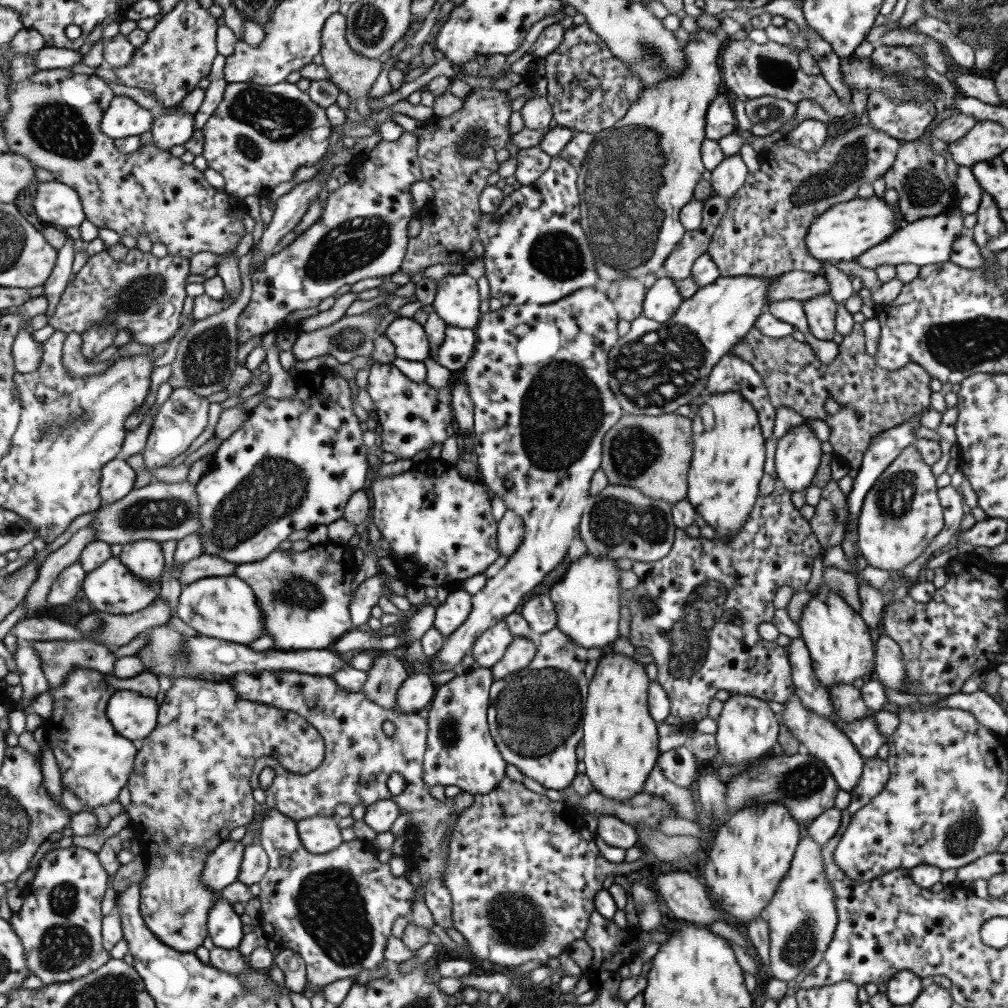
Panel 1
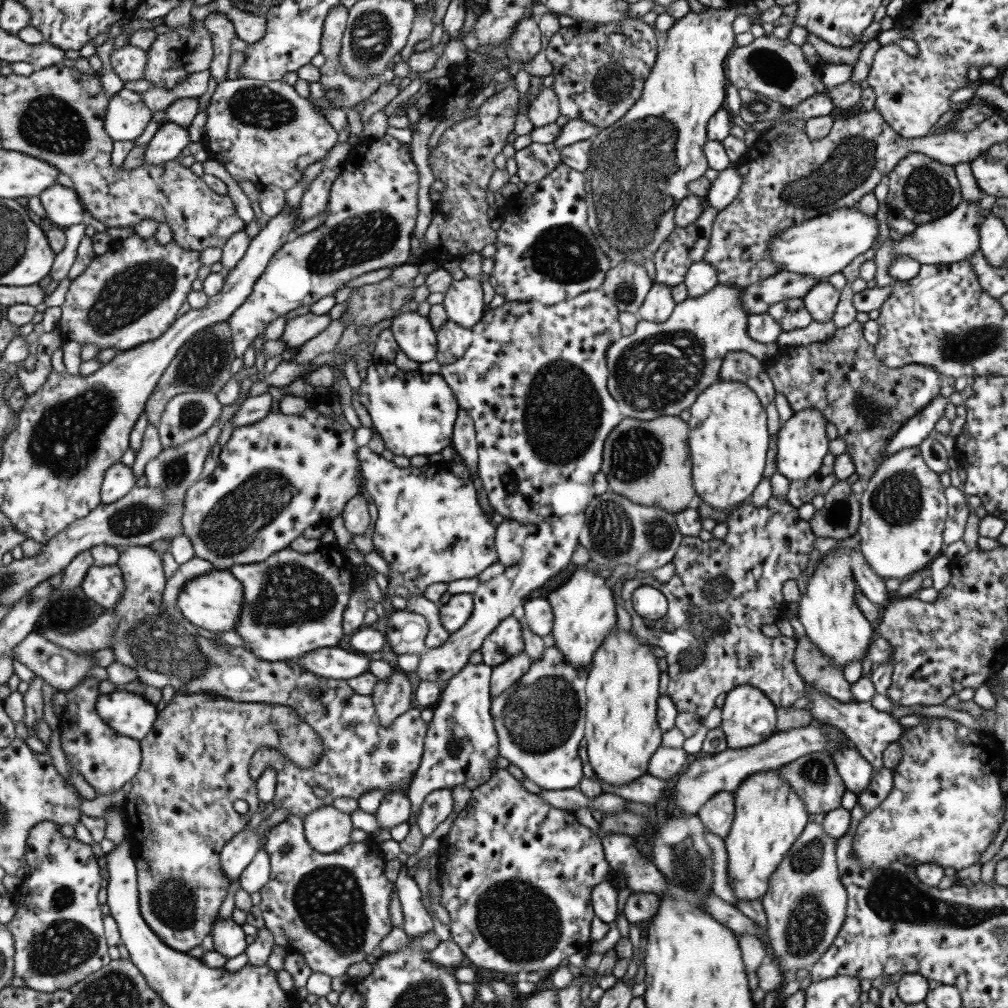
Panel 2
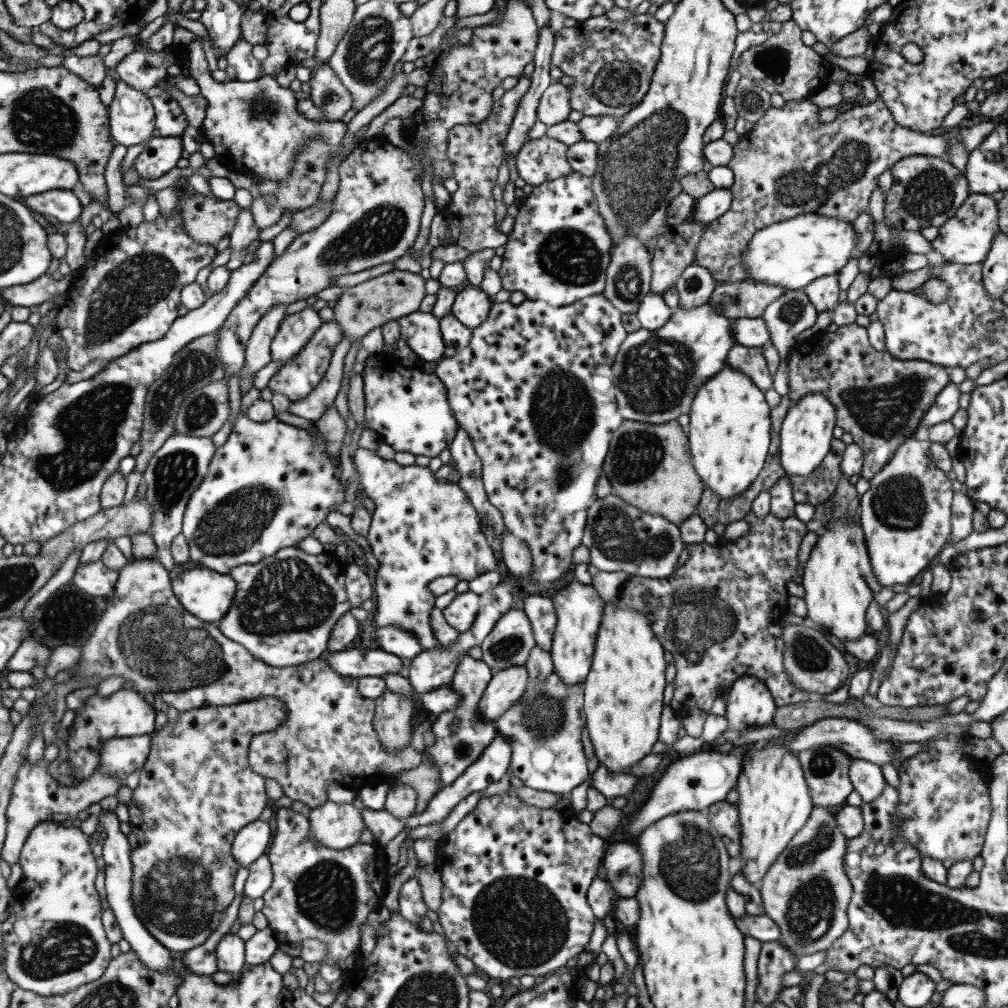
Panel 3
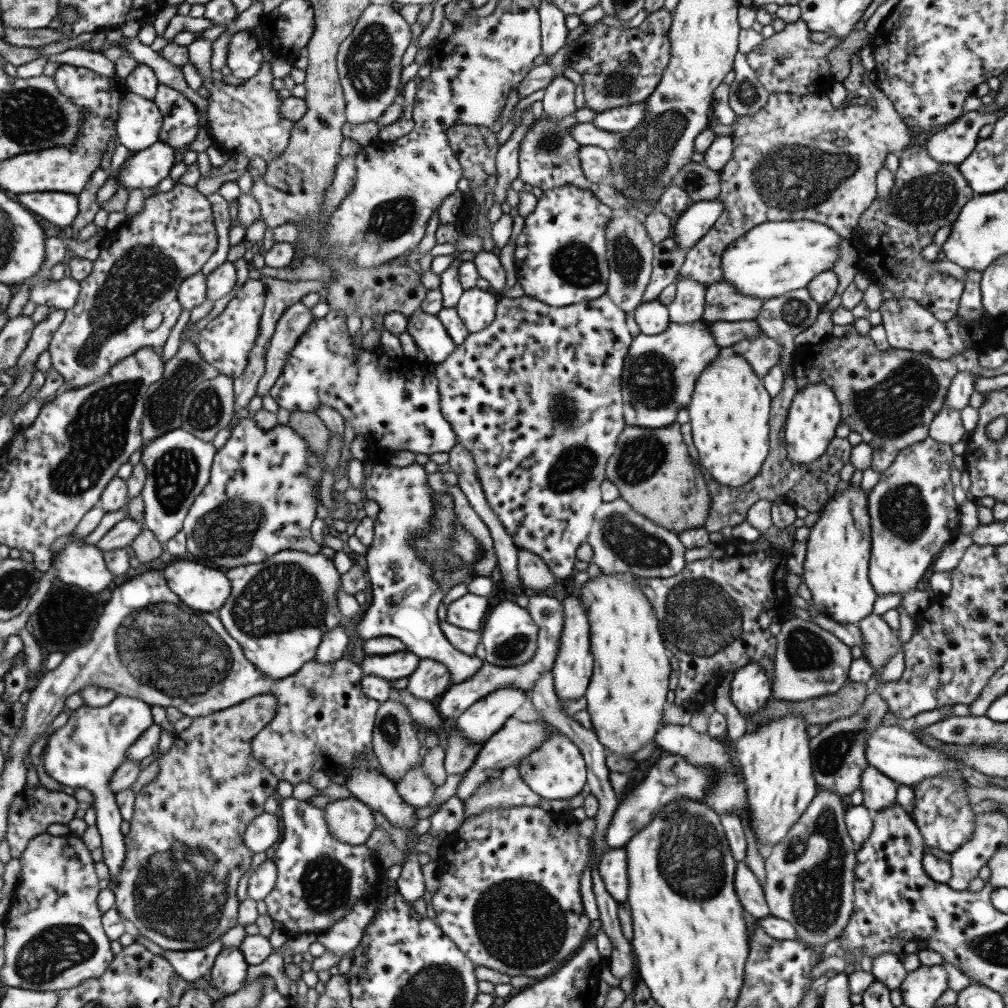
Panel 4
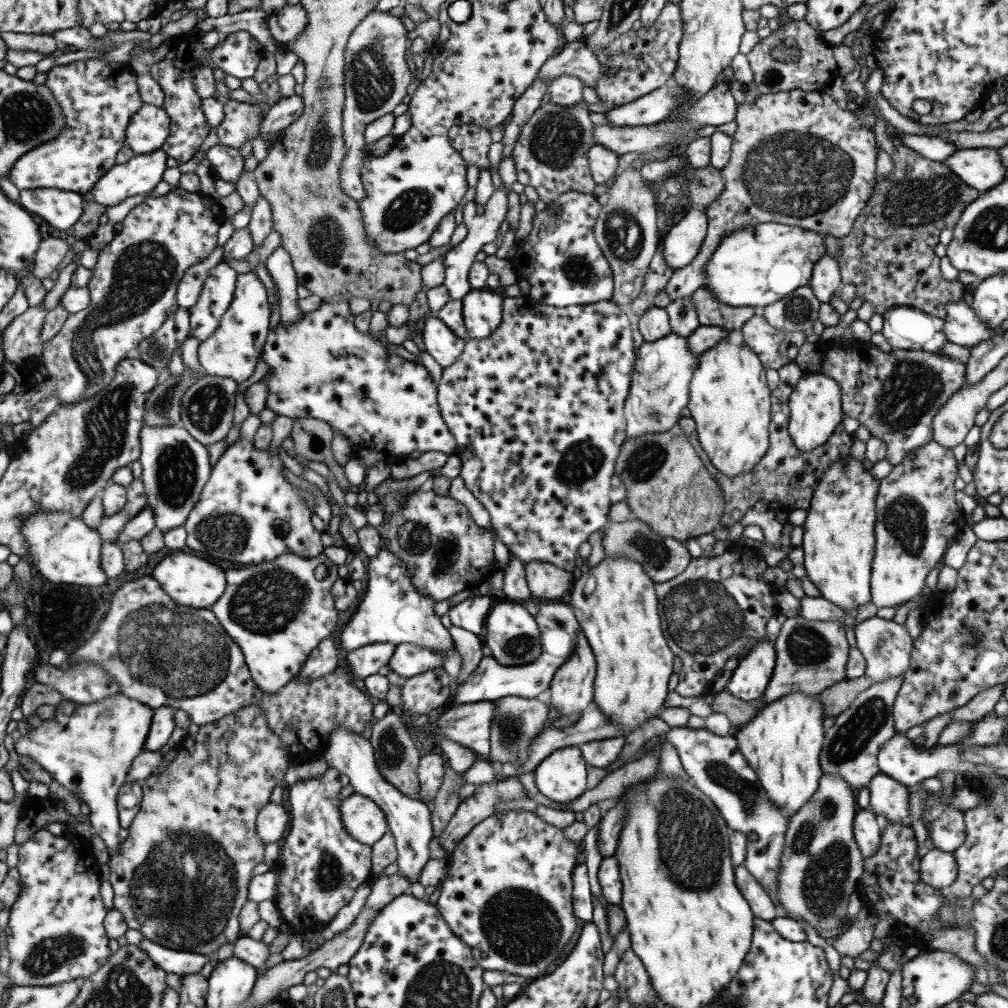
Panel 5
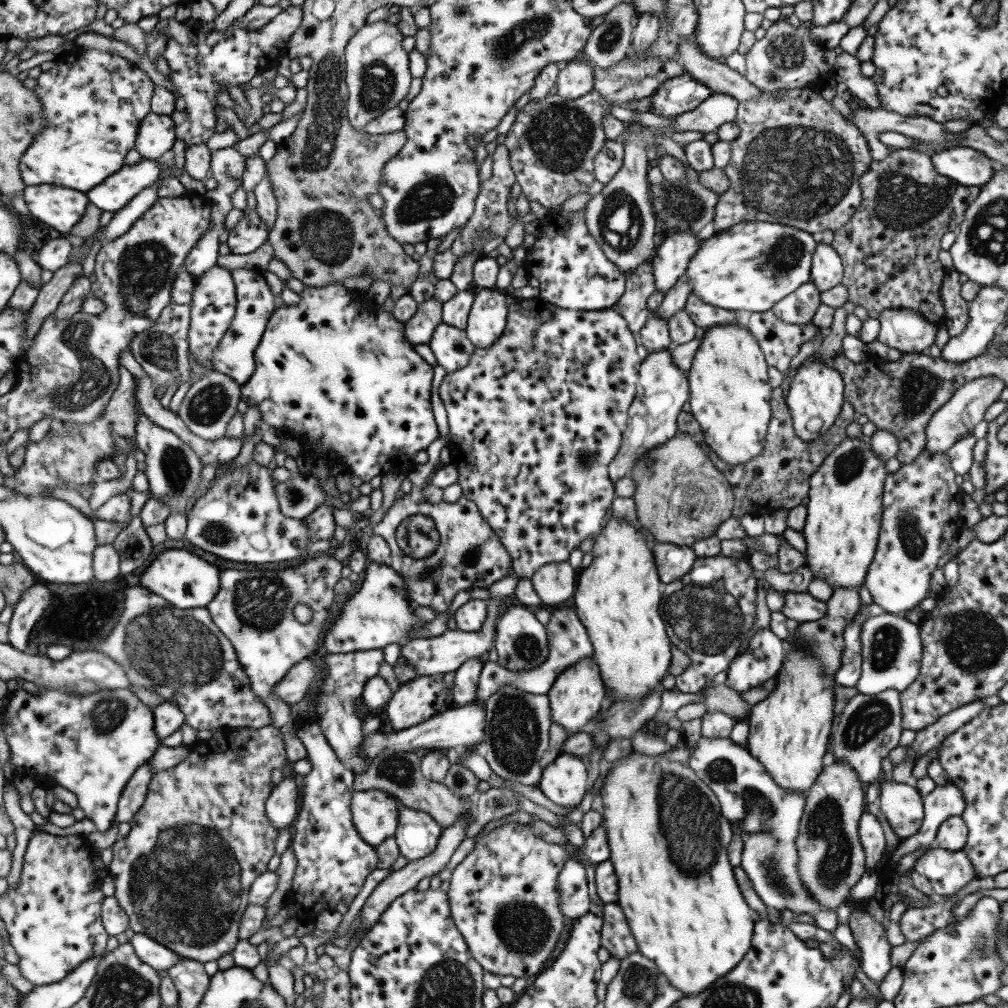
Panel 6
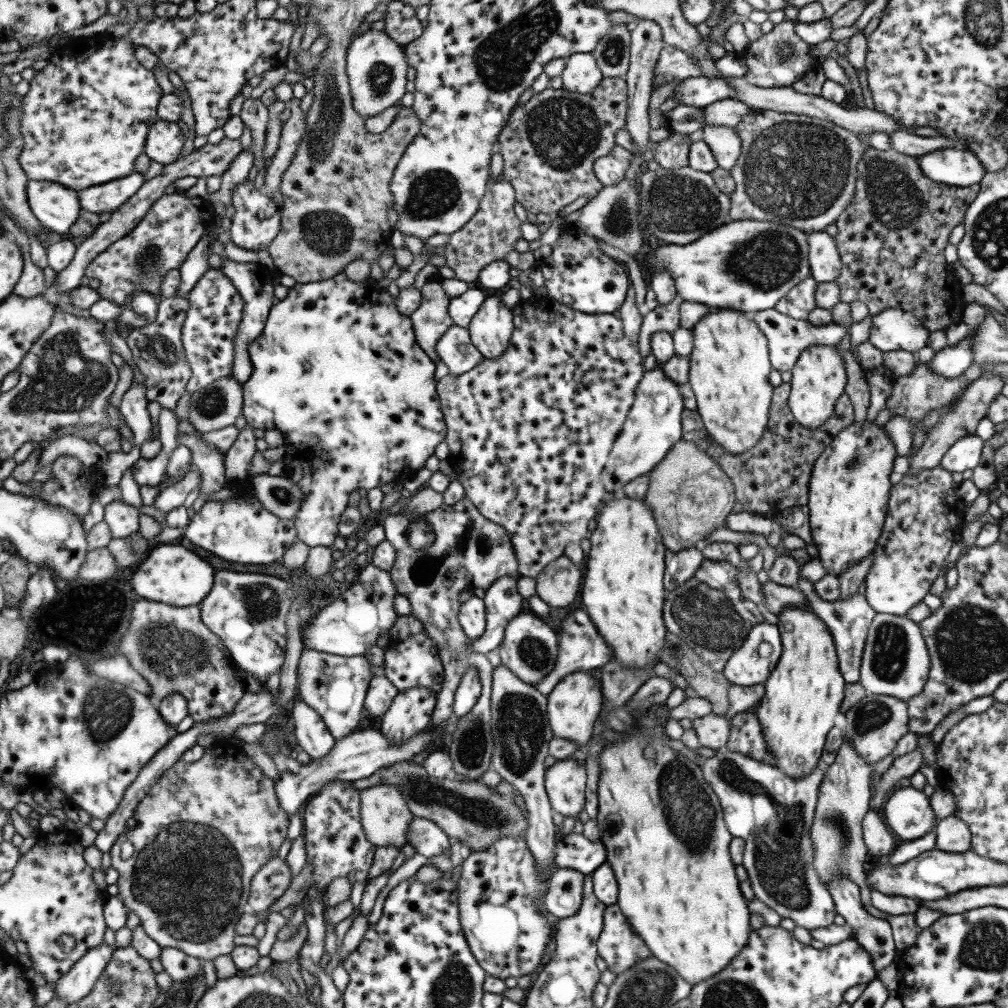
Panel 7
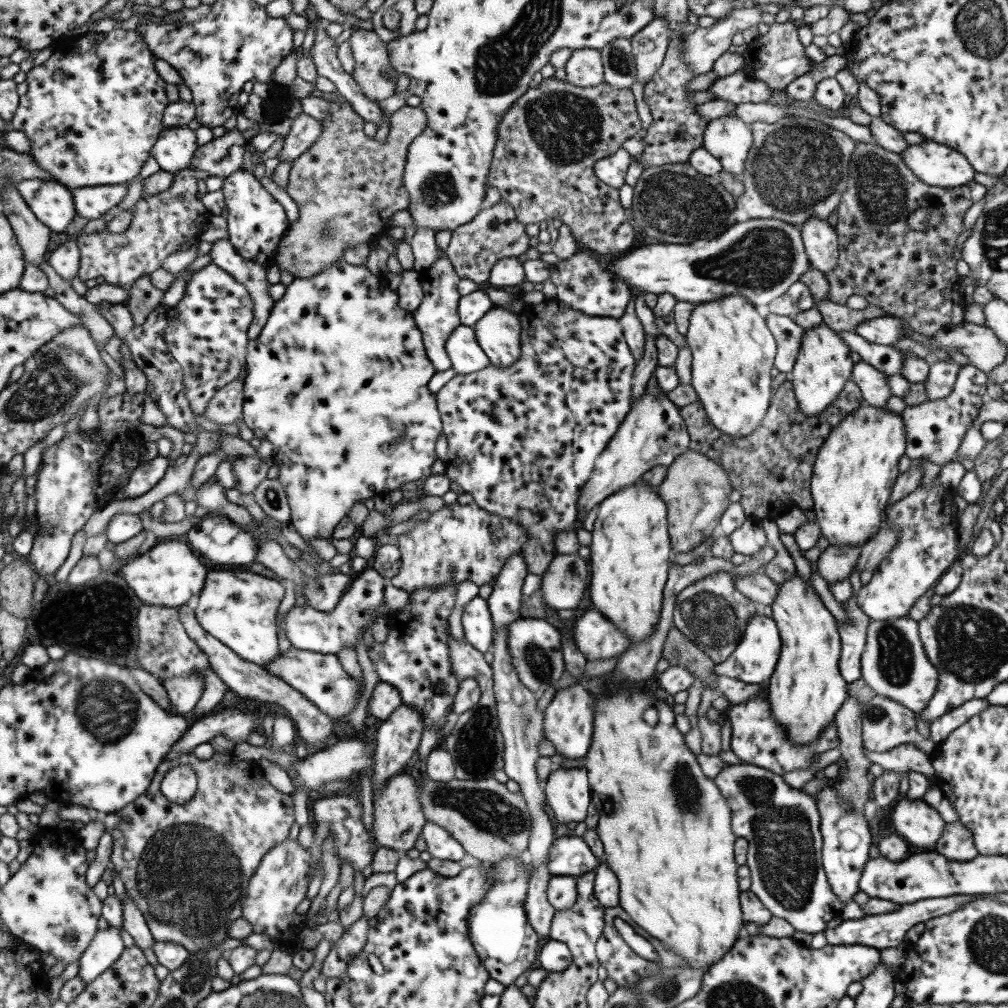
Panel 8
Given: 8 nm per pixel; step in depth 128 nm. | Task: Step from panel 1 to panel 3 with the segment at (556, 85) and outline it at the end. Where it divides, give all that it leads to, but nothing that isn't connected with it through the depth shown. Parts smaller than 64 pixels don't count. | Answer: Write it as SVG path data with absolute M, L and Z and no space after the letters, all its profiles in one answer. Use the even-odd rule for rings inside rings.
M647 13L639 14L638 16L633 16L620 22L611 22L605 15L597 16L587 20L577 21L571 28L561 28L559 32L554 33L555 45L550 57L551 64L557 66L563 75L570 76L574 80L572 85L567 86L567 91L569 91L570 109L579 111L583 116L615 116L616 118L621 119L627 112L630 112L635 108L635 106L641 102L643 95L647 92L647 88L649 88L649 80L651 80L655 64L657 64L657 60L659 60L663 34L664 23L661 21L659 15L650 16Z

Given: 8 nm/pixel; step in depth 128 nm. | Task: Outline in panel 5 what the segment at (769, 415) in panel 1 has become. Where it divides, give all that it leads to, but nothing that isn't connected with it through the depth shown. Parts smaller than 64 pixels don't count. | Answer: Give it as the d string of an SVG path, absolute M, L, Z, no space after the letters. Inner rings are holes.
M760 311L744 322L740 330L743 345L755 352L763 370L777 370L791 363L798 348L805 342L805 332L773 328Z

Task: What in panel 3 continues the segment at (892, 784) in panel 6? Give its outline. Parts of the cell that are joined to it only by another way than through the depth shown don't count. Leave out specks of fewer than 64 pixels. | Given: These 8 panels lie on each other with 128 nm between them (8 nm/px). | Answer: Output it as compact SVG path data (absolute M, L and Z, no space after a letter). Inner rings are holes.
M852 759L849 762L849 781L853 785L853 790L859 794L861 803L875 800L881 794L886 782L883 779L881 769L873 762L861 759Z

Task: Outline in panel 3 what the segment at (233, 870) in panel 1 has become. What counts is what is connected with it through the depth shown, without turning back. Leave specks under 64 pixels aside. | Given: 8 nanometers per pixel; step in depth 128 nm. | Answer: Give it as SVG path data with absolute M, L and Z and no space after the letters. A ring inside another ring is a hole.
M259 819L246 824L235 834L231 844L231 855L239 866L247 867L261 854L266 854L271 842L272 822Z

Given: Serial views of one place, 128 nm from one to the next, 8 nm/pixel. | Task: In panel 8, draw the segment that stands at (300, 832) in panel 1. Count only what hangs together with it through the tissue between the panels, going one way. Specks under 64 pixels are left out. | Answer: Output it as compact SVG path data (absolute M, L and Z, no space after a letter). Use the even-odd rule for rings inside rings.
M404 773L395 775L383 786L383 790L377 790L372 795L372 809L372 829L378 846L395 849L402 855L411 850L423 824L427 822L419 805L419 787L415 779Z

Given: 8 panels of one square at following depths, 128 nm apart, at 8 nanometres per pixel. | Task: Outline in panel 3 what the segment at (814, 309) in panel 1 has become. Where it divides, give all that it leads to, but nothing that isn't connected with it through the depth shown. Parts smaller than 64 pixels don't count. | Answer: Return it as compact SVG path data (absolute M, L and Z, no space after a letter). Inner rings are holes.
M837 274L815 278L814 281L804 286L802 291L811 302L811 306L815 307L817 314L823 311L832 311L837 305L840 292L837 287Z

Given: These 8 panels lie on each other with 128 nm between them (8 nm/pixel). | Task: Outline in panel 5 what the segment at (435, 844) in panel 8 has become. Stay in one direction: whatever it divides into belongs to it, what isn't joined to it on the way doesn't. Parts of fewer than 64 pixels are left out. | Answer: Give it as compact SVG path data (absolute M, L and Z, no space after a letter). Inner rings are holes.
M334 728L330 731L327 737L327 748L322 757L329 767L347 777L348 784L353 787L353 792L371 799L385 813L387 830L394 838L397 871L403 877L407 877L409 884L419 882L421 868L430 859L429 842L434 837L433 829L431 829L431 817L426 804L421 800L407 798L405 794L401 794L395 786L387 782L375 766L375 755L371 743L365 737L361 737L347 728Z

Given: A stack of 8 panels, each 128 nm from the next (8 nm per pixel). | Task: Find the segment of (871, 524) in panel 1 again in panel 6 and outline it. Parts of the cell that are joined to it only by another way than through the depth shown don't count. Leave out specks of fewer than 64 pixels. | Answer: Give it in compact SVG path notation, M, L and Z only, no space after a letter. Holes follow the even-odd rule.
M925 450L911 463L901 465L894 474L887 474L883 486L877 546L864 578L872 603L882 608L885 613L899 615L900 612L909 611L927 596L931 572L935 570L940 556L947 552L951 540L965 527L959 516L961 490L954 482L955 476L944 452L929 455Z

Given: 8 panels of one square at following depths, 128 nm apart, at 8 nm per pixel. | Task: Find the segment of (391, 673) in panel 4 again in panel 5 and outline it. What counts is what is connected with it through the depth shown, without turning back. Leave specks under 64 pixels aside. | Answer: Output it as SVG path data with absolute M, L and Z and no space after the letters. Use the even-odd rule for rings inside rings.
M401 643L395 645L383 673L387 670L393 671L403 680L421 674L421 672L427 672L427 670L441 668L441 664L443 664L441 660L443 660L443 655L439 655L437 651L411 643Z

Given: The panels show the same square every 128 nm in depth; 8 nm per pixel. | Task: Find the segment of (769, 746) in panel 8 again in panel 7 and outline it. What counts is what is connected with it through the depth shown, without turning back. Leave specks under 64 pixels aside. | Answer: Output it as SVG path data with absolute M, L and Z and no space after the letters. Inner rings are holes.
M753 709L734 714L729 719L728 726L726 742L728 750L775 767L775 759L763 739L759 719L755 717Z

